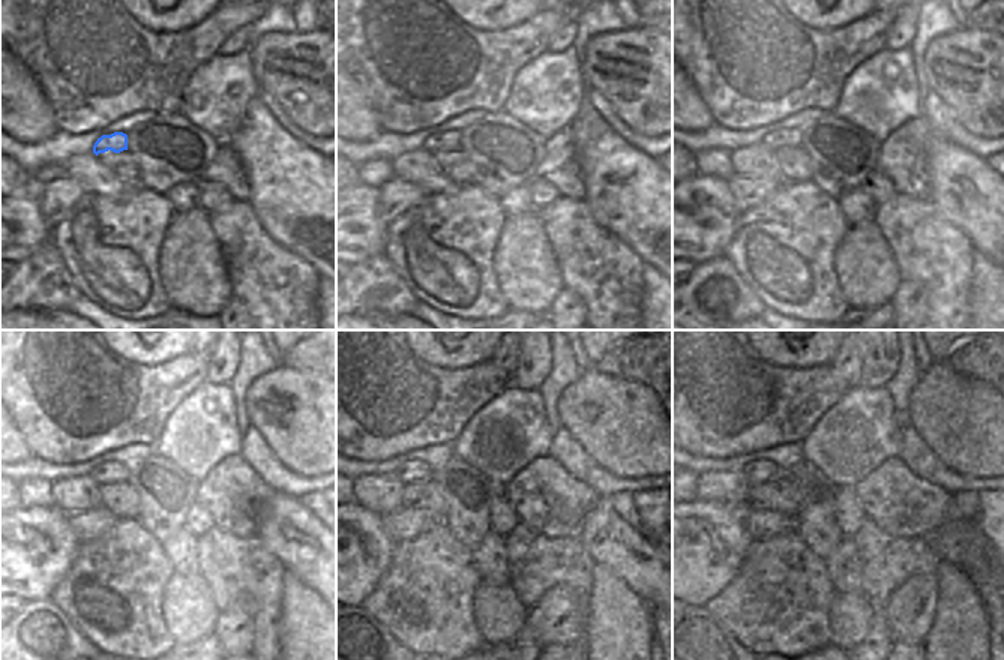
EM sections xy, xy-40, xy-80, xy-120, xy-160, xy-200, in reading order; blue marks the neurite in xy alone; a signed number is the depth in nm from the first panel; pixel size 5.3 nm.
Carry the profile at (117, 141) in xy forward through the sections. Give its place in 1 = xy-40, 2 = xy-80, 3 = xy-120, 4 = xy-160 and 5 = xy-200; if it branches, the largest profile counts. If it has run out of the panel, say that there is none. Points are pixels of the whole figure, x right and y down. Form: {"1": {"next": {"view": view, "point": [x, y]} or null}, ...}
{"1": {"next": {"view": "xy-40", "point": [450, 140]}}, "2": {"next": {"view": "xy-80", "point": [778, 138]}}, "3": {"next": {"view": "xy-120", "point": [107, 473]}}, "4": {"next": {"view": "xy-160", "point": [410, 471]}}, "5": {"next": {"view": "xy-200", "point": [761, 470]}}}

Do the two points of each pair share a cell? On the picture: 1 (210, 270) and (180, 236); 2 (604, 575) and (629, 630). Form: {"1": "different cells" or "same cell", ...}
{"1": "same cell", "2": "same cell"}

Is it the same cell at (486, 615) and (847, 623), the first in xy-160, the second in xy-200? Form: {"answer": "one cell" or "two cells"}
{"answer": "one cell"}

